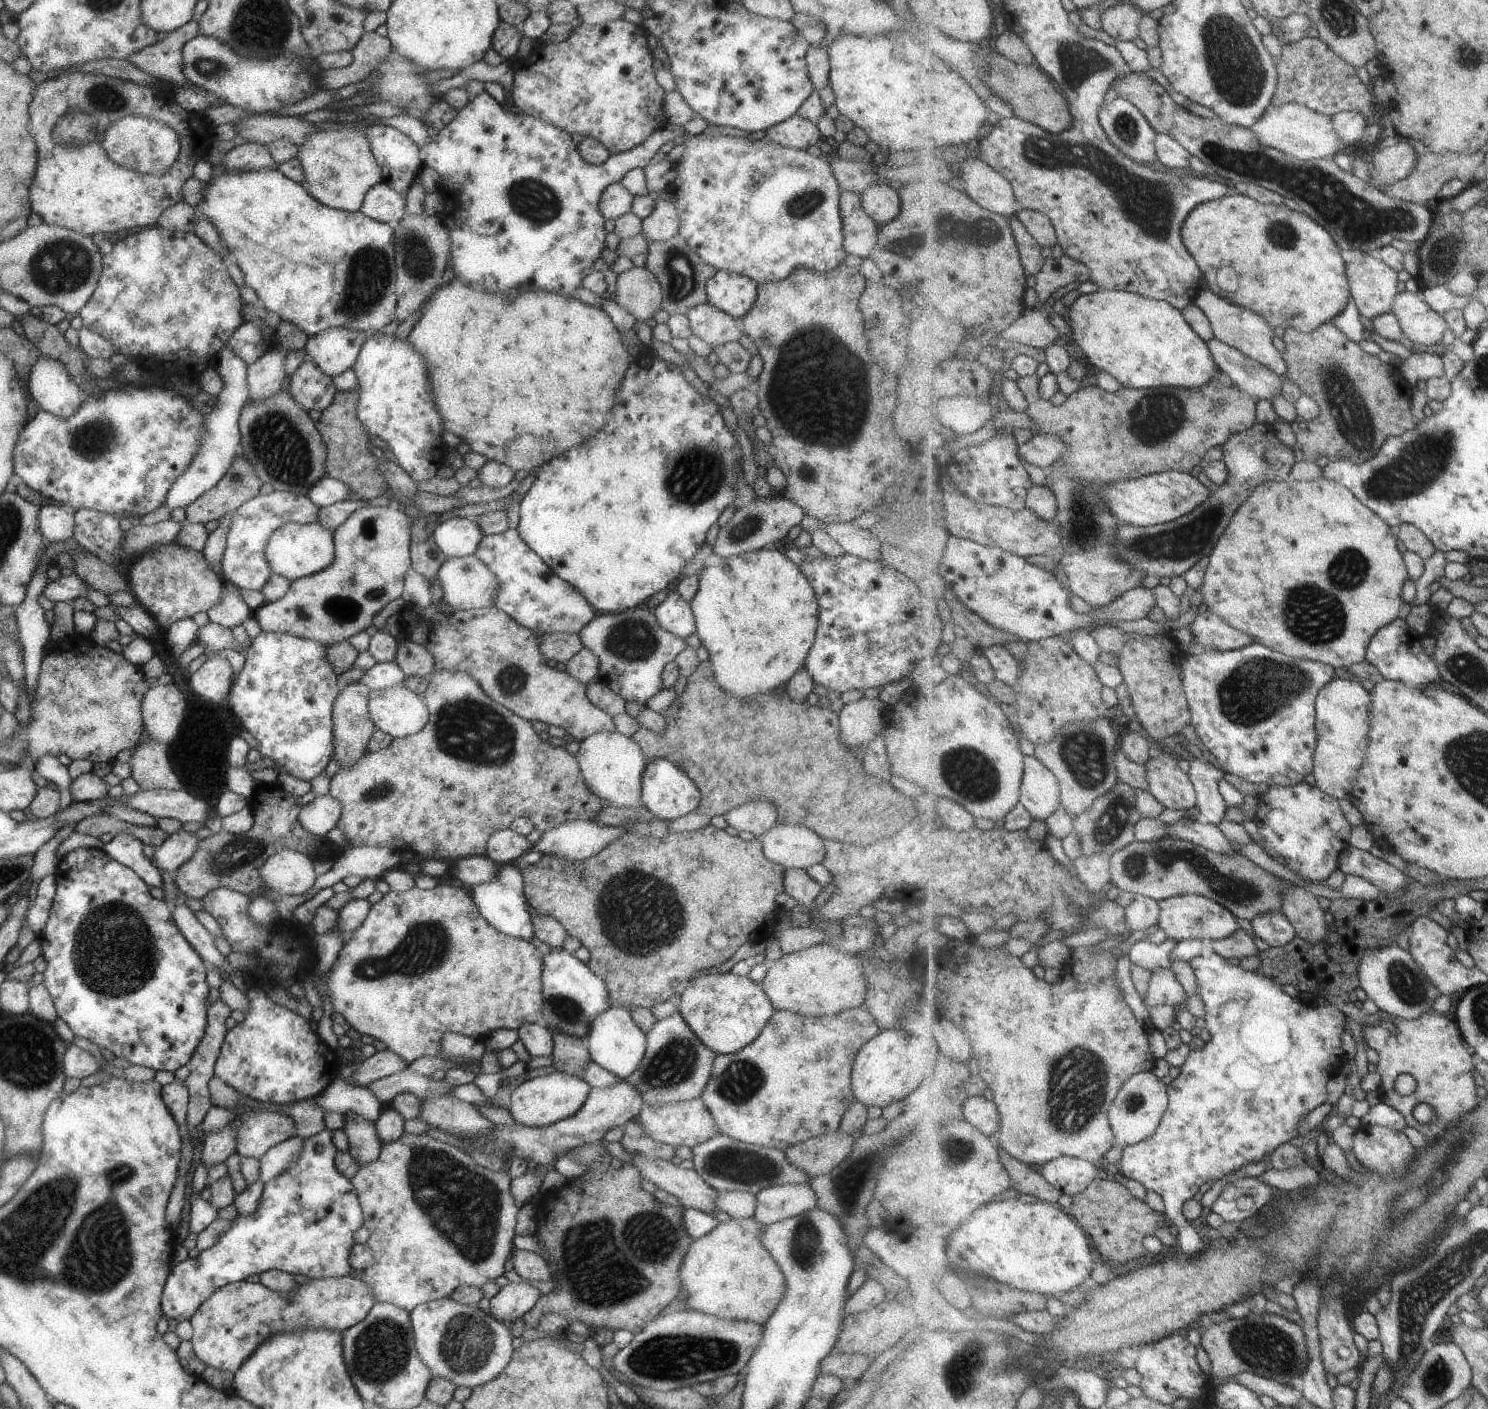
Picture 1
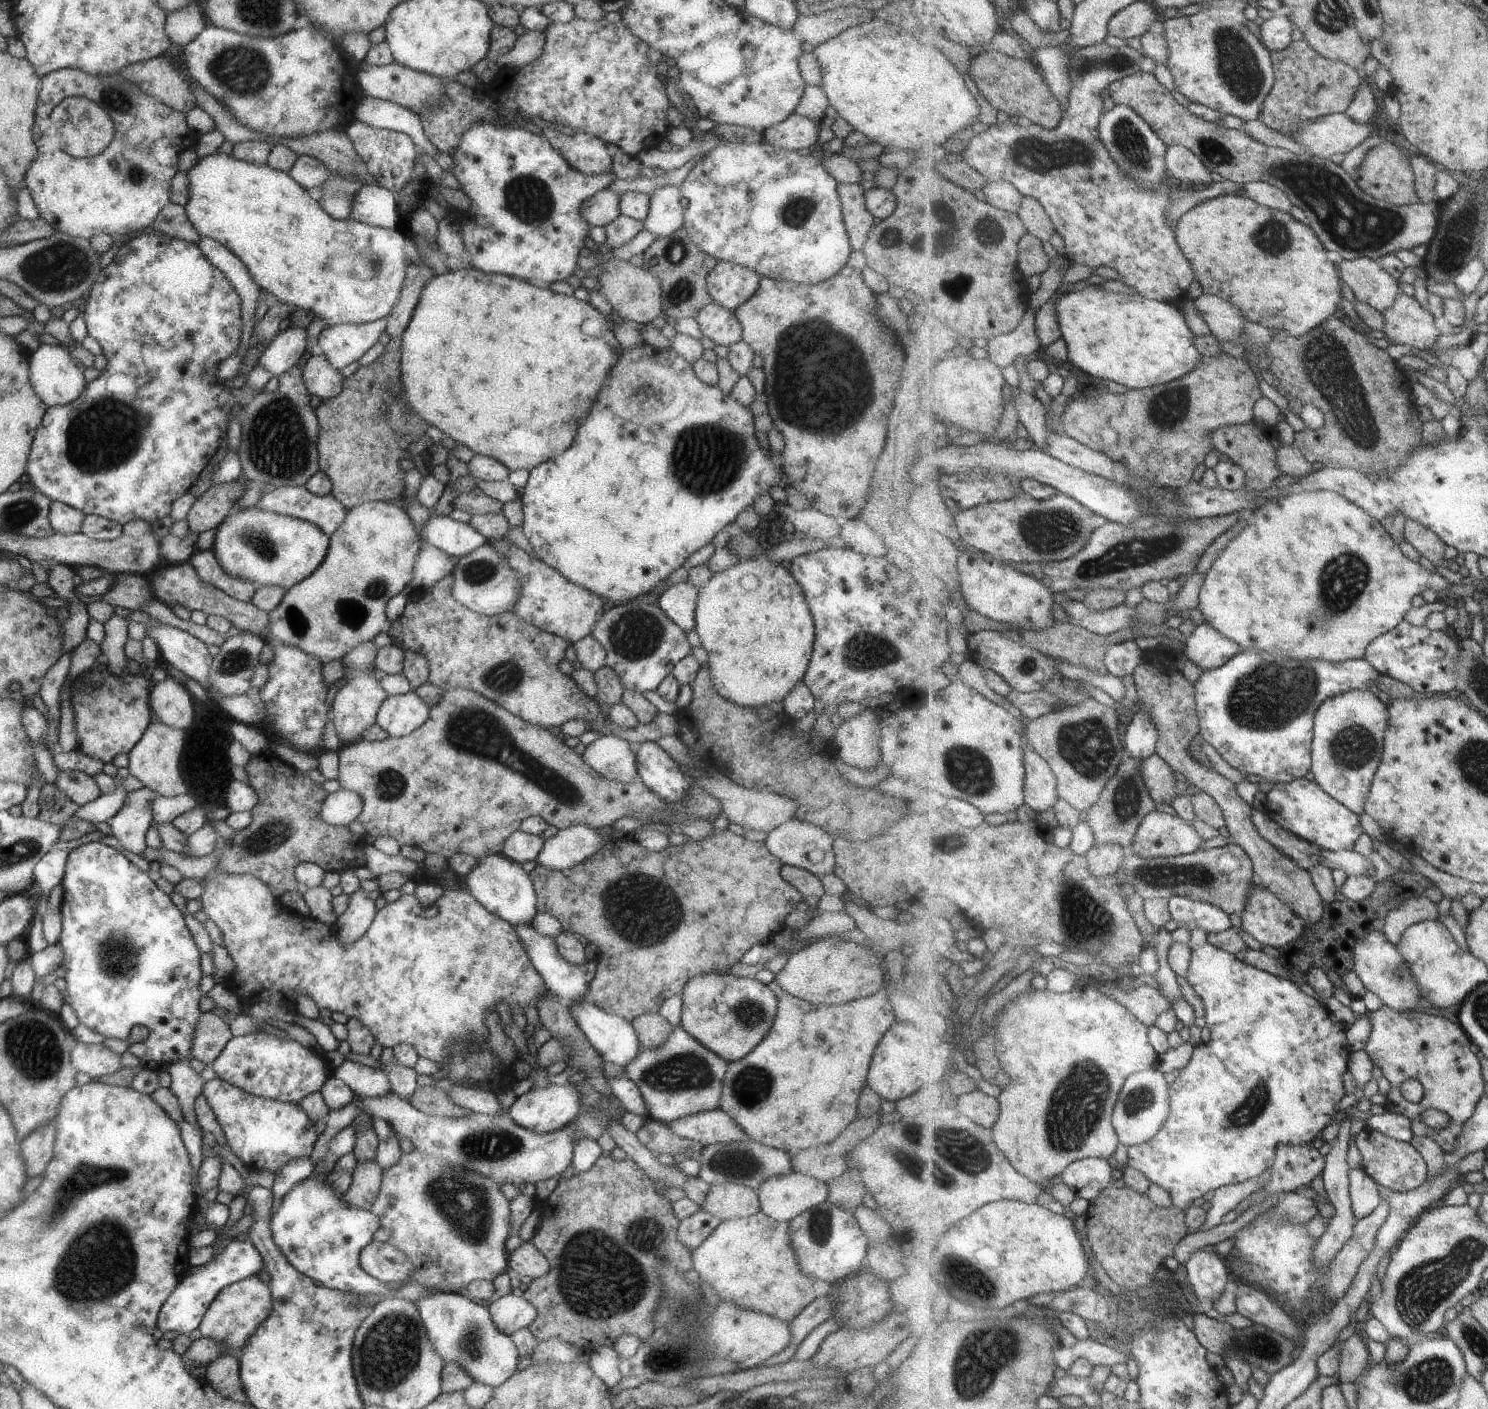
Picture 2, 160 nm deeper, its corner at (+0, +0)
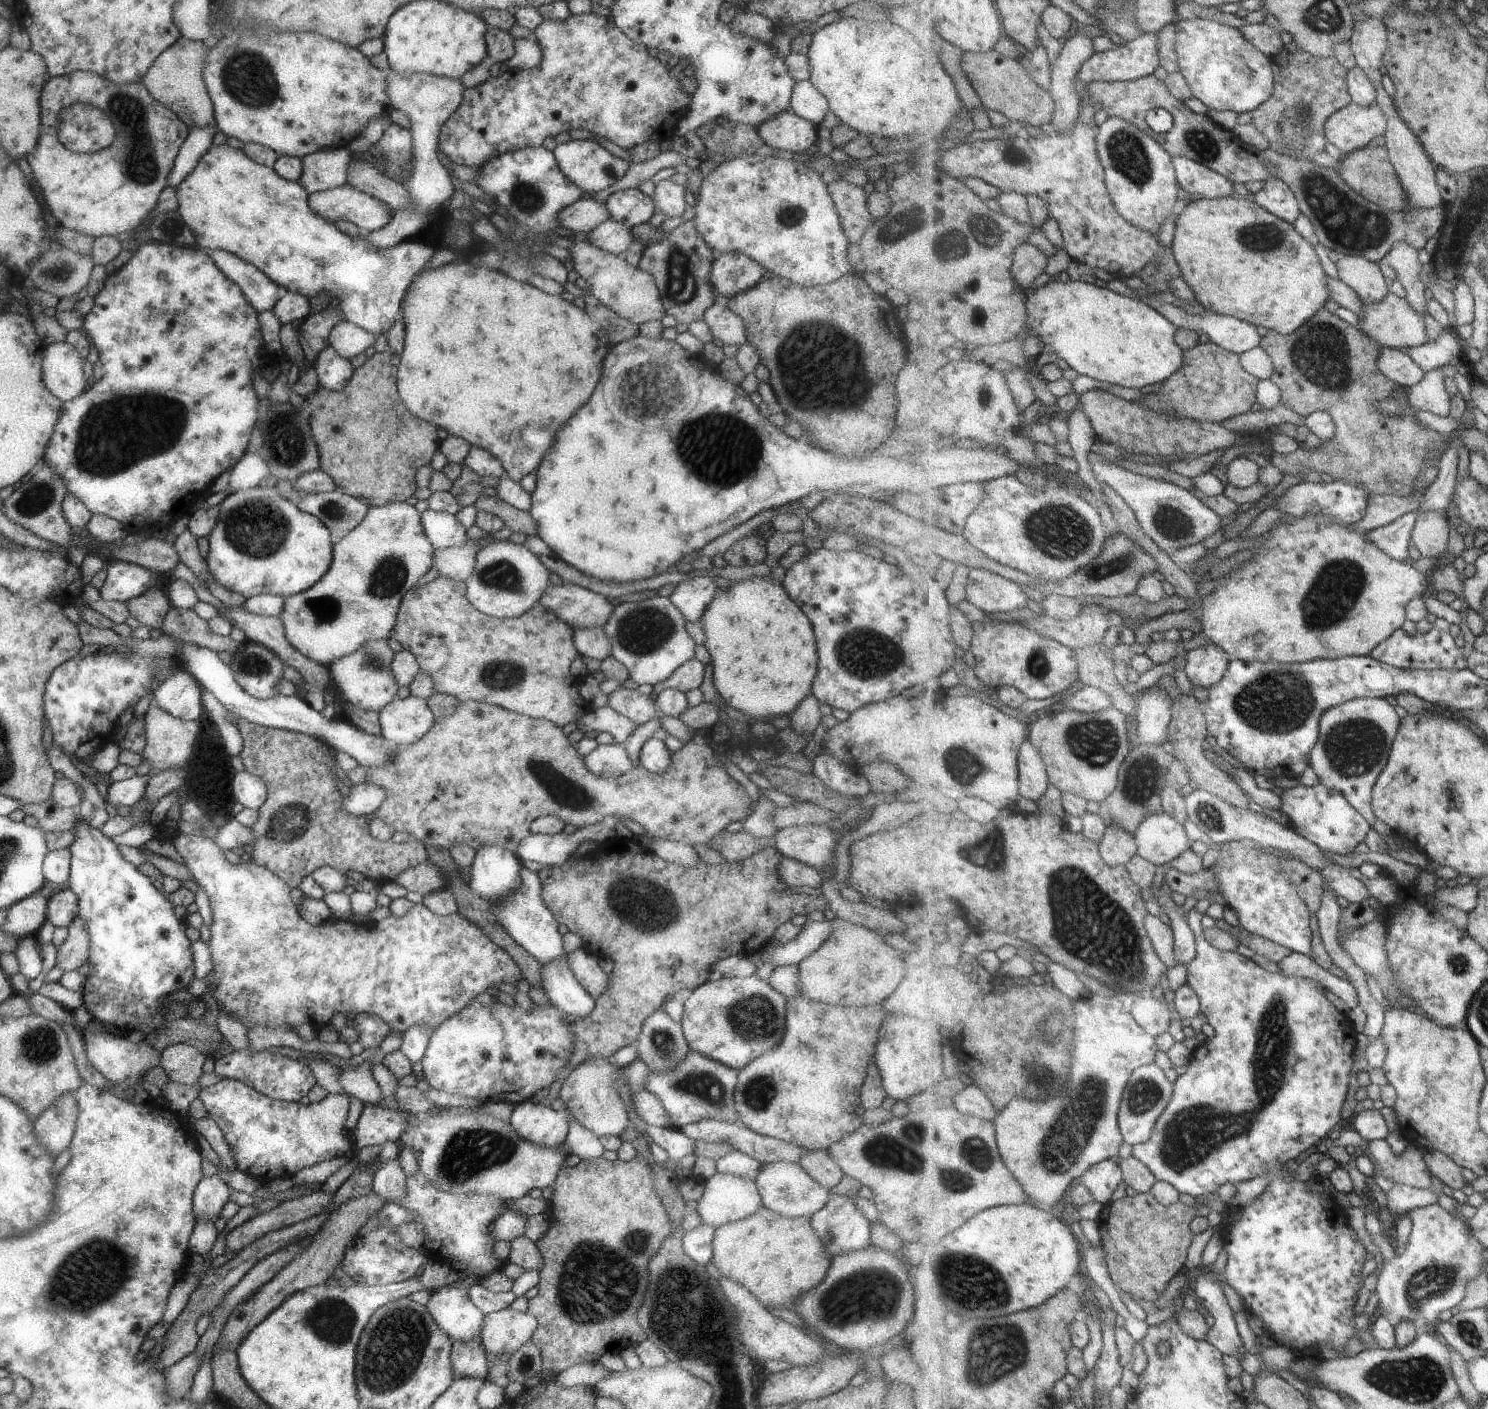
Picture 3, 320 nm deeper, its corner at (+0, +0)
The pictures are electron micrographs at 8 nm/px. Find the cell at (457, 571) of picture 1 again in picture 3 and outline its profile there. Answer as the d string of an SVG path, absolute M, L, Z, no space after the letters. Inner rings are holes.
M509 539L491 541L477 551L473 572L464 582L464 595L471 606L483 614L496 619L515 618L535 604L543 594L549 584L549 572L537 555L522 544Z

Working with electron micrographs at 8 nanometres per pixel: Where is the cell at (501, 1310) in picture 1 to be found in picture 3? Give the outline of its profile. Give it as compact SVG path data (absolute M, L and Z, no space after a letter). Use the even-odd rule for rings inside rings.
M508 1306L483 1316L481 1326L478 1338L485 1350L487 1363L493 1363L498 1355L509 1358L524 1342L529 1341L536 1328L536 1320L530 1314L514 1311Z

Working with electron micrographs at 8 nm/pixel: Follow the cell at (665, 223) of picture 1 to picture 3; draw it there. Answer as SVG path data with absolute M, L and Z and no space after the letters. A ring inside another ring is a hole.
M671 179L660 180L654 186L652 201L655 211L660 210L667 218L688 214L689 210L683 199L686 190Z

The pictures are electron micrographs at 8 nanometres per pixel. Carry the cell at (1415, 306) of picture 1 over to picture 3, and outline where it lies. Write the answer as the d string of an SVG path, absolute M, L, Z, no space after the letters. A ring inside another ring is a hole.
M1393 292L1389 293L1382 303L1365 304L1363 314L1358 314L1357 318L1359 320L1357 328L1376 341L1381 348L1391 347L1404 350L1428 343L1423 315L1420 315L1407 299L1398 297Z

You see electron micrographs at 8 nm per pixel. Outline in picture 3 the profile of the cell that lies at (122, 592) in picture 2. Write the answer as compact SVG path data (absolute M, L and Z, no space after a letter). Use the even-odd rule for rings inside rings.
M158 585L125 602L128 613L149 629L160 629L165 613L171 608L167 596Z

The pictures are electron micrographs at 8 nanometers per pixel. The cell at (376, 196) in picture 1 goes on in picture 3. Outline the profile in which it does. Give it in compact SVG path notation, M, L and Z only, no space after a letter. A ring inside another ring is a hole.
M341 185L308 195L309 208L327 222L347 221L358 226L362 233L368 233L389 220L387 205L350 187Z

